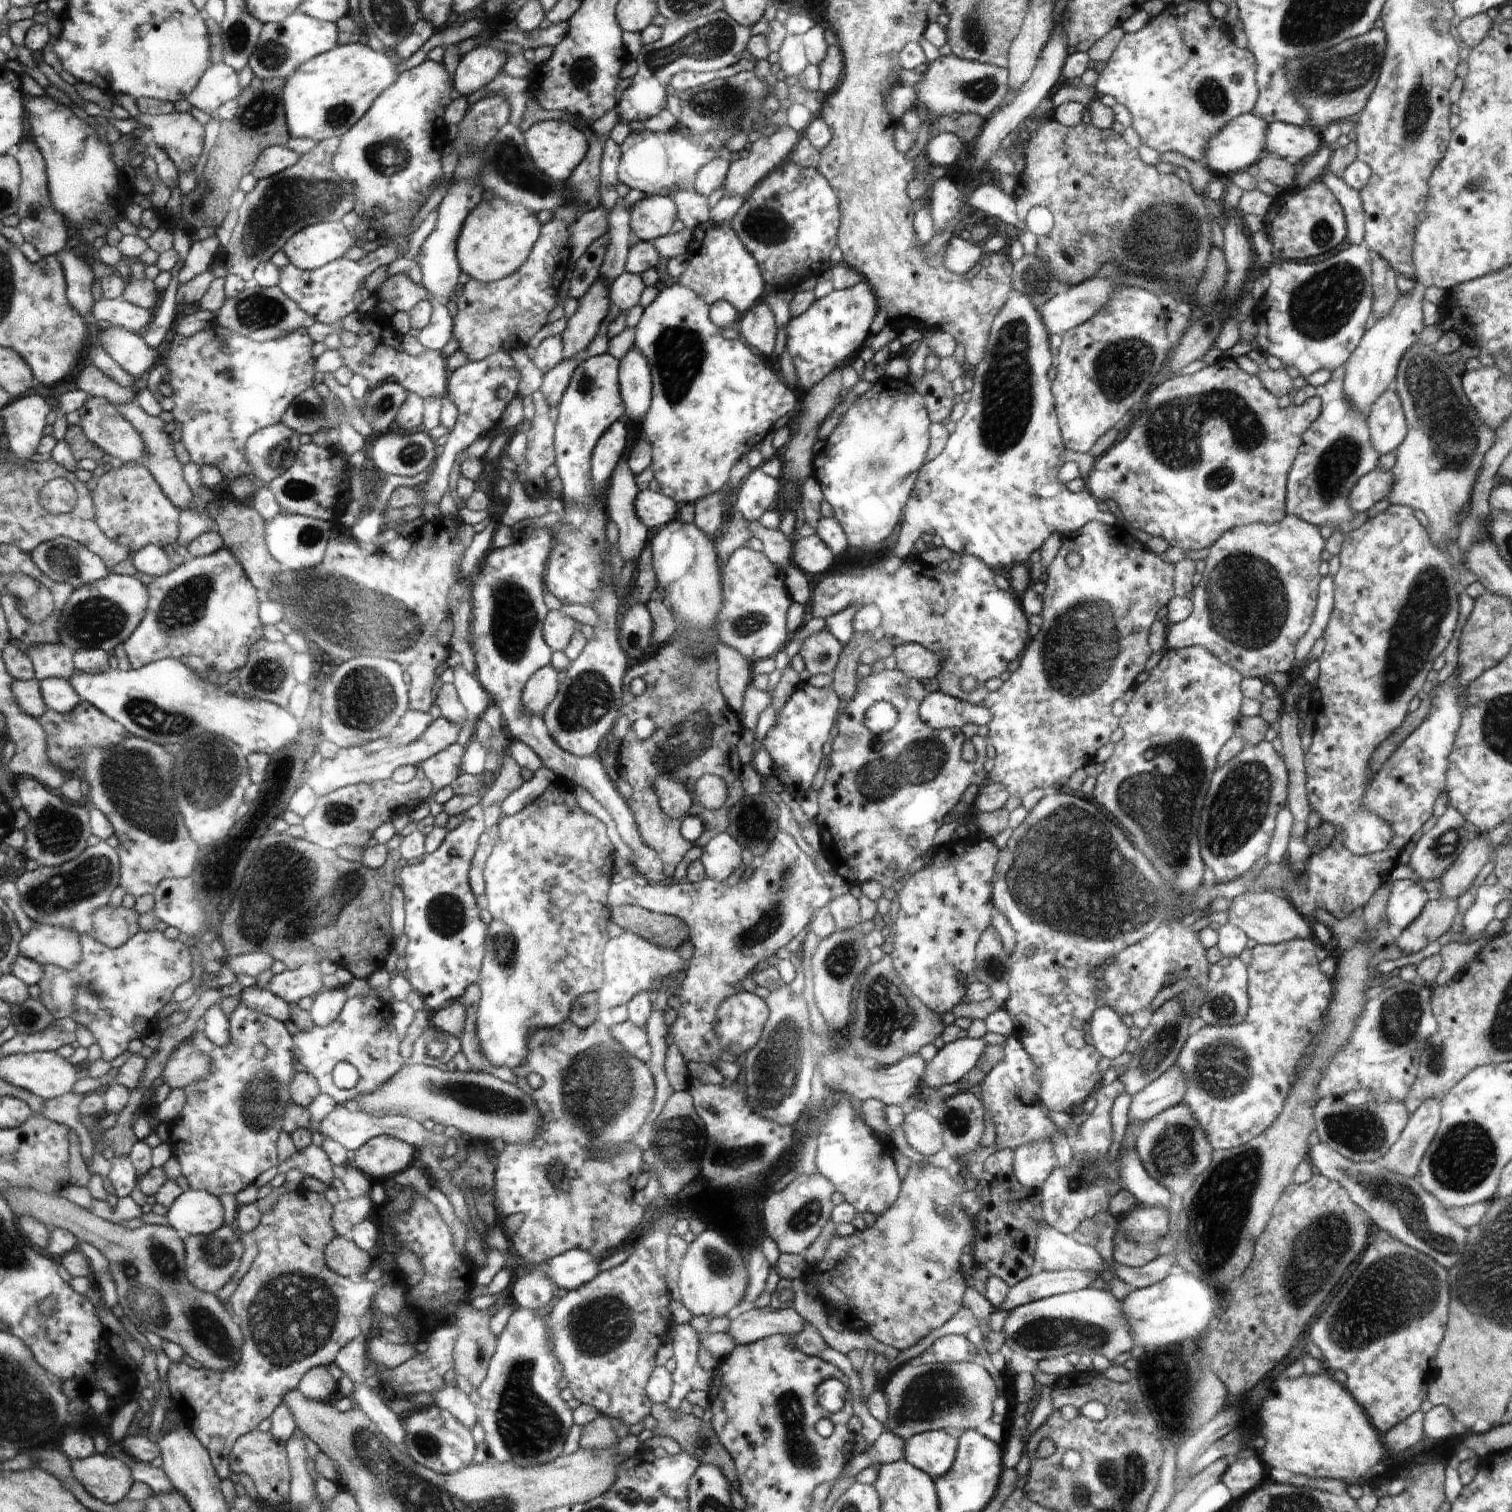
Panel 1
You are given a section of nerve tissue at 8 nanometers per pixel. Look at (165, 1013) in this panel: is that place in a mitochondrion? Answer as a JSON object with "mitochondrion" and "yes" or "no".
{"mitochondrion":"no"}

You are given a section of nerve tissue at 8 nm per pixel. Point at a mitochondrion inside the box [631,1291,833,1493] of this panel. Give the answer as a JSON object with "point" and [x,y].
{"point":[801,1450]}

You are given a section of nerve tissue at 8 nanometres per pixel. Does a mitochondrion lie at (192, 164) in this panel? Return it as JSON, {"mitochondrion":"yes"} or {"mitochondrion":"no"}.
{"mitochondrion":"no"}

